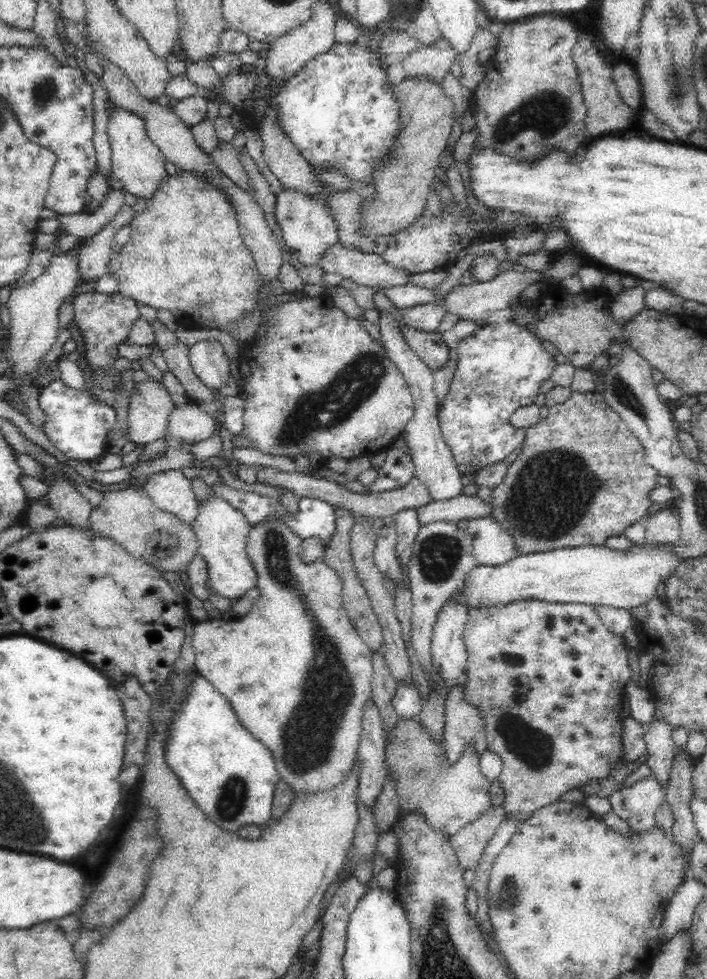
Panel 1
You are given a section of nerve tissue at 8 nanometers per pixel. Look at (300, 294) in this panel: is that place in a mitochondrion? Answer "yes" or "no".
no

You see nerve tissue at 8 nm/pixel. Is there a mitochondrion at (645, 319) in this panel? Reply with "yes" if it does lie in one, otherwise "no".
no

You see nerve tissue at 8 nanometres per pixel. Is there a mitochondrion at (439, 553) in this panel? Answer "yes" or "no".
yes

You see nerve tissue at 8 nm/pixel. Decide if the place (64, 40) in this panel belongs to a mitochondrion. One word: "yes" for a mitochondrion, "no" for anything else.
no

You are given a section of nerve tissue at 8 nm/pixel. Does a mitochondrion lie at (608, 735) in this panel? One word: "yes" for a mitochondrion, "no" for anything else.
no

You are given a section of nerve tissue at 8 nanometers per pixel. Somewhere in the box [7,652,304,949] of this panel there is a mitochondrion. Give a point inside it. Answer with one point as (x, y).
(232, 796)

